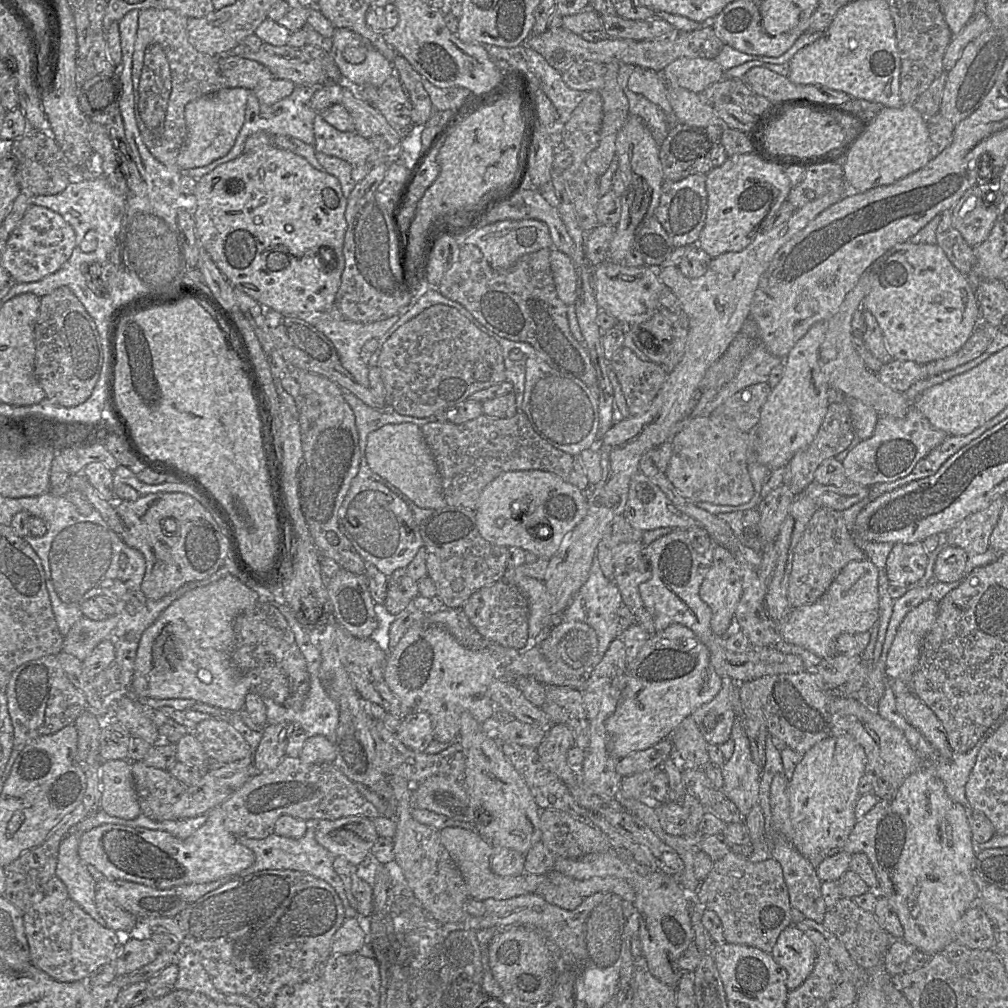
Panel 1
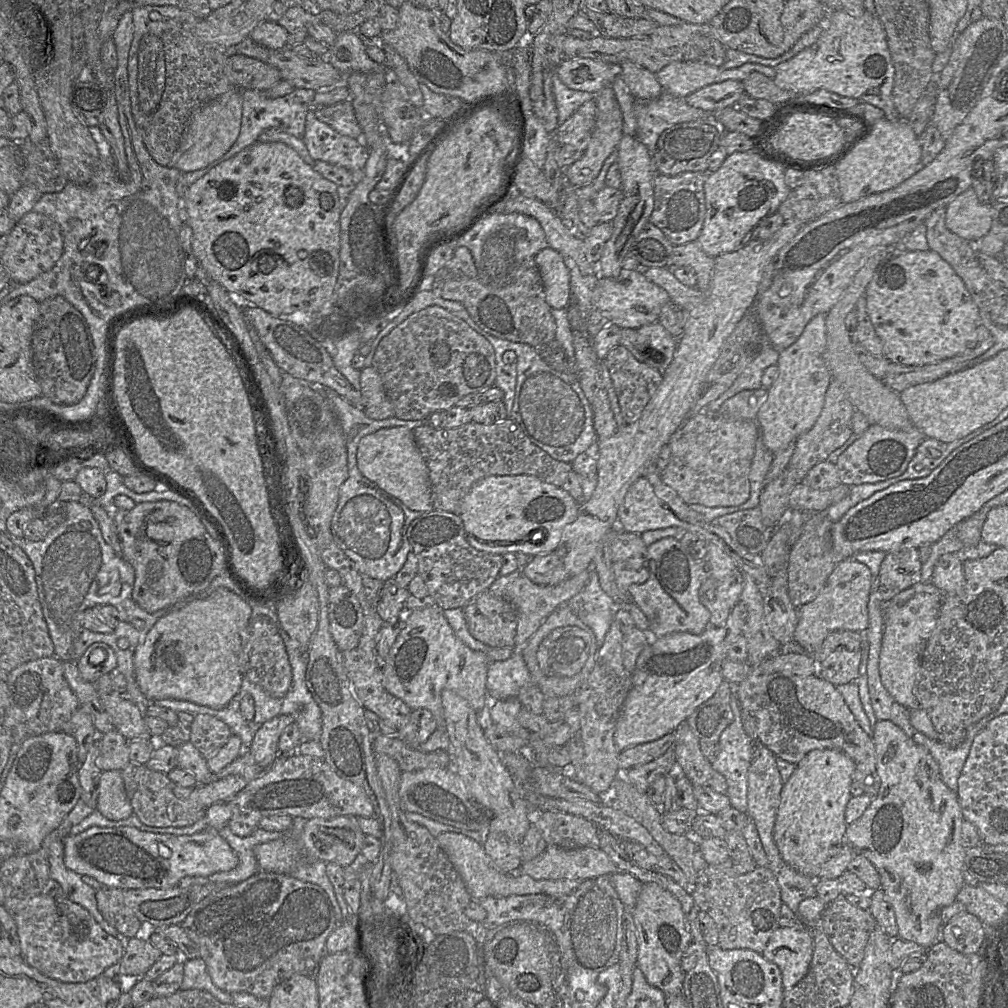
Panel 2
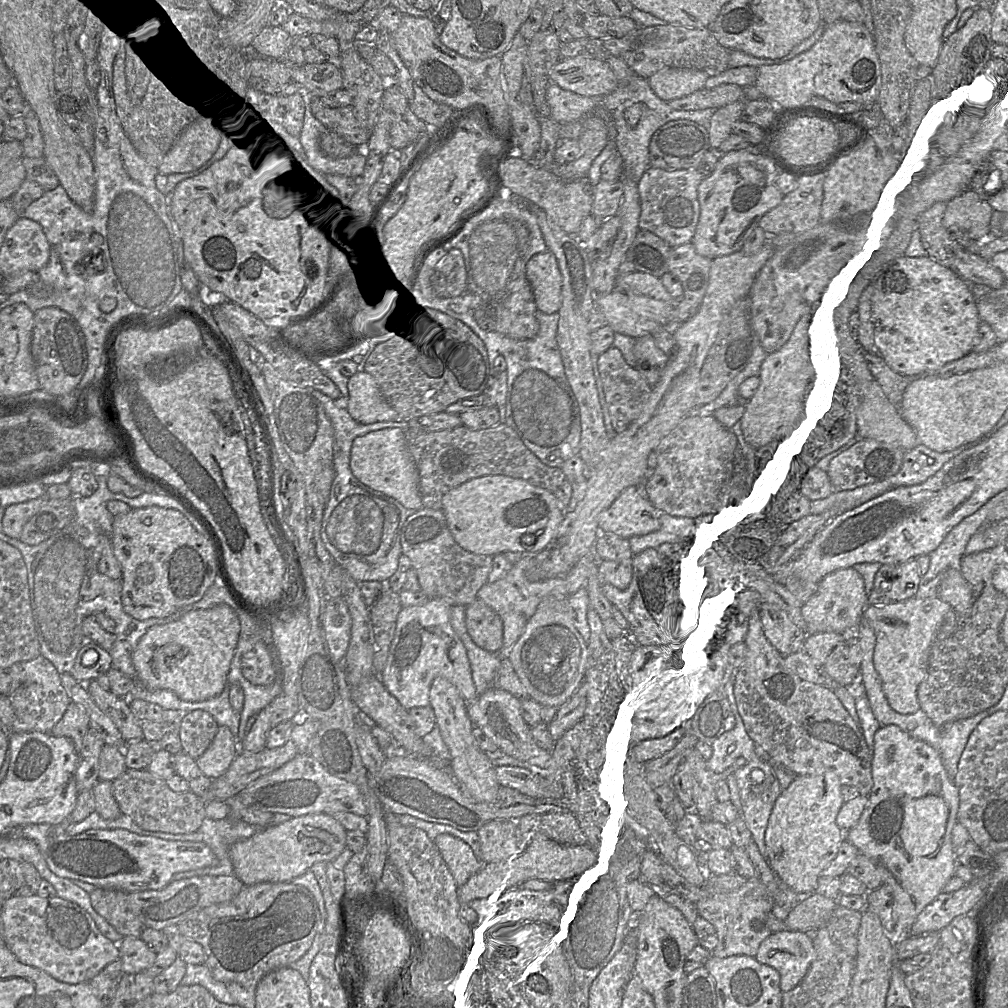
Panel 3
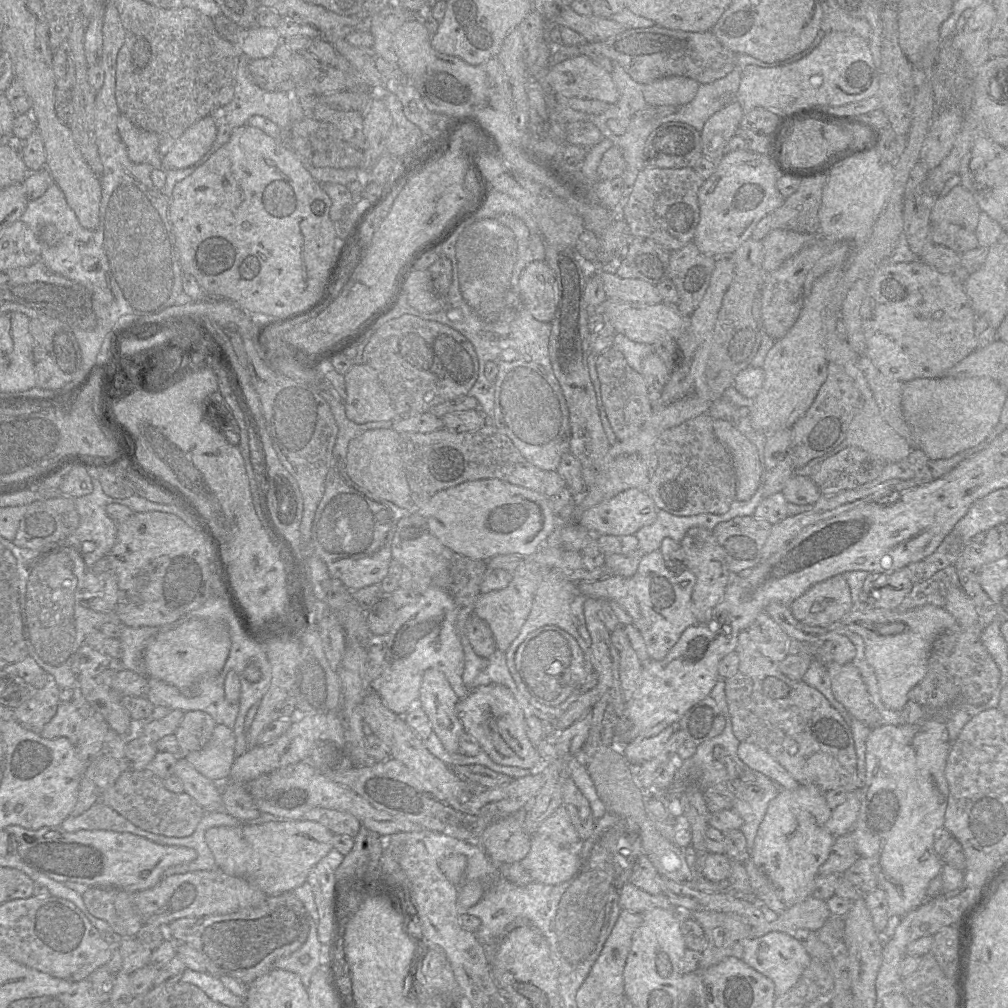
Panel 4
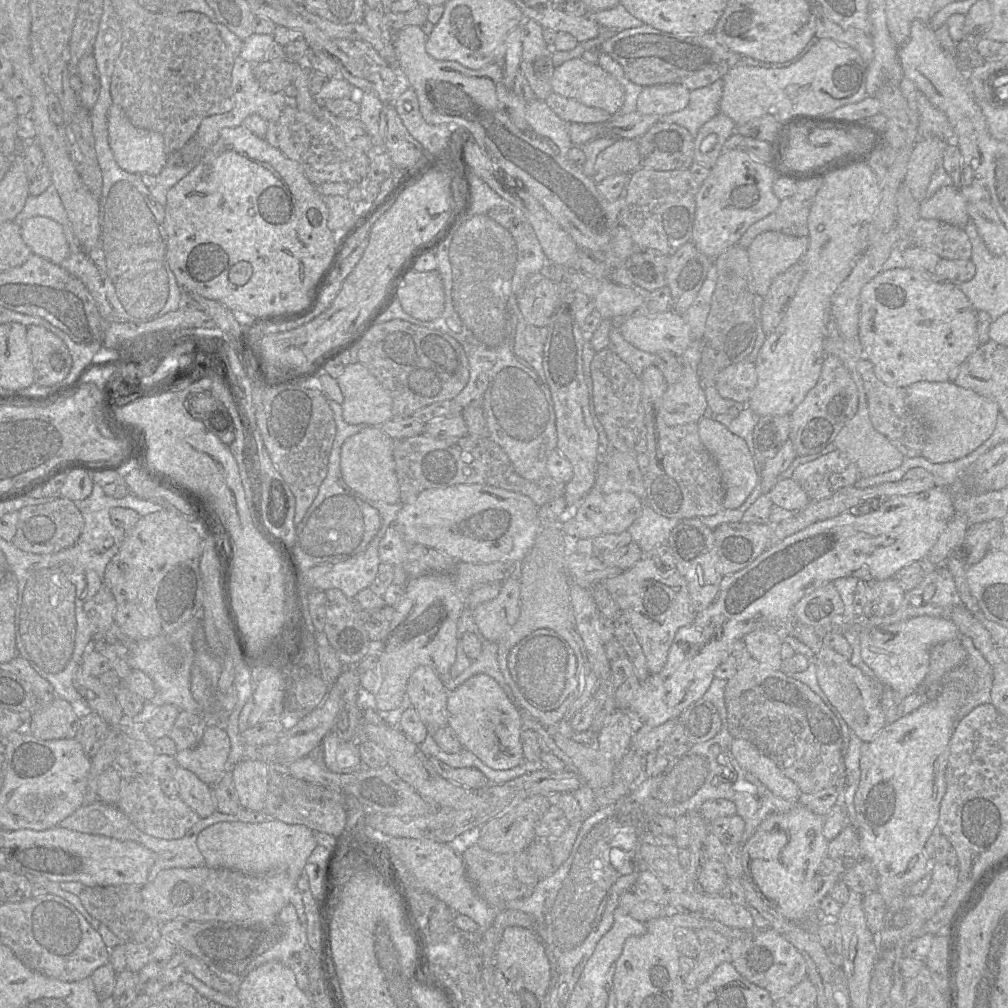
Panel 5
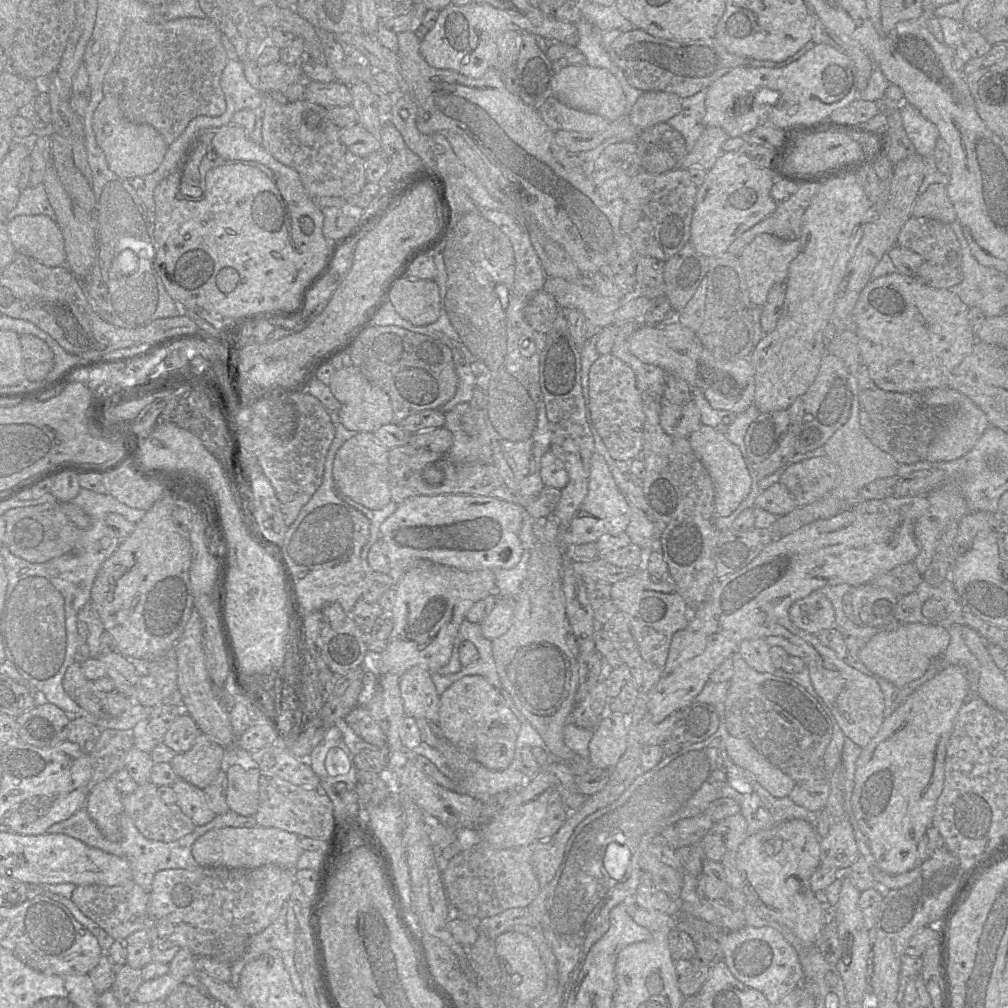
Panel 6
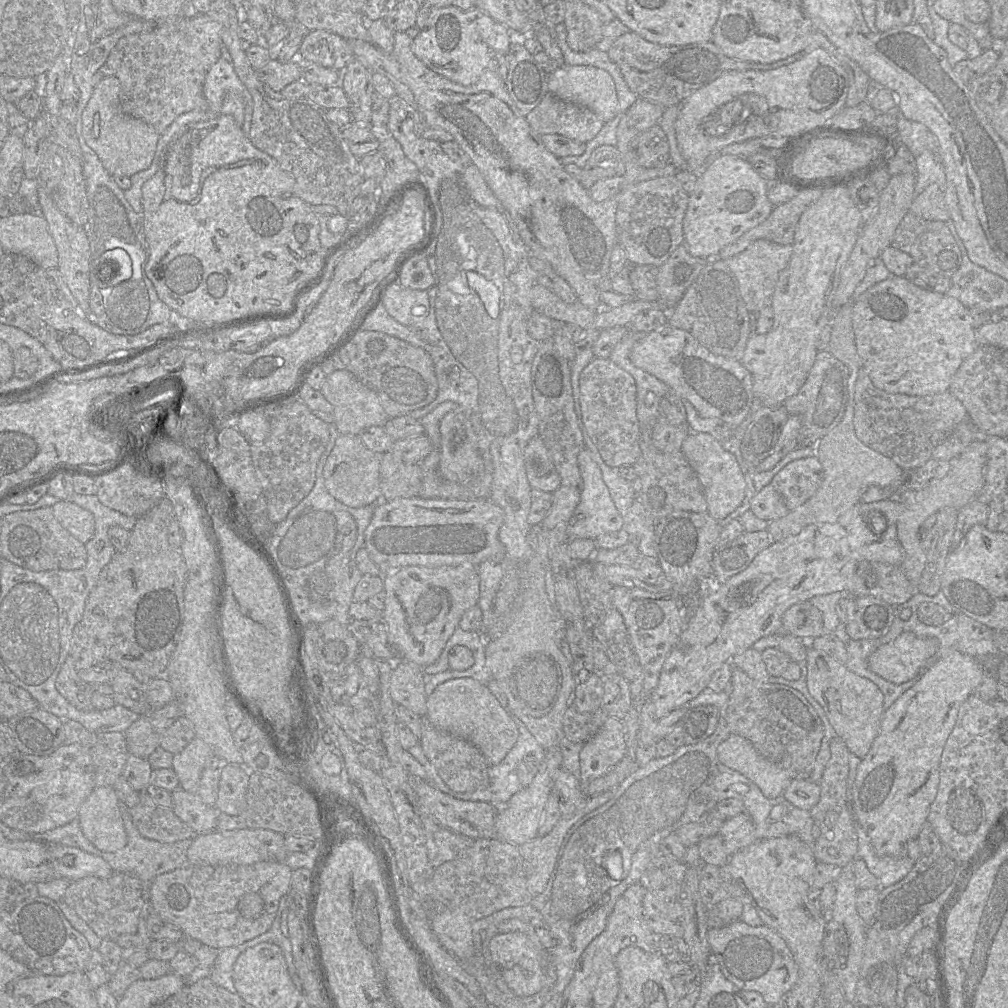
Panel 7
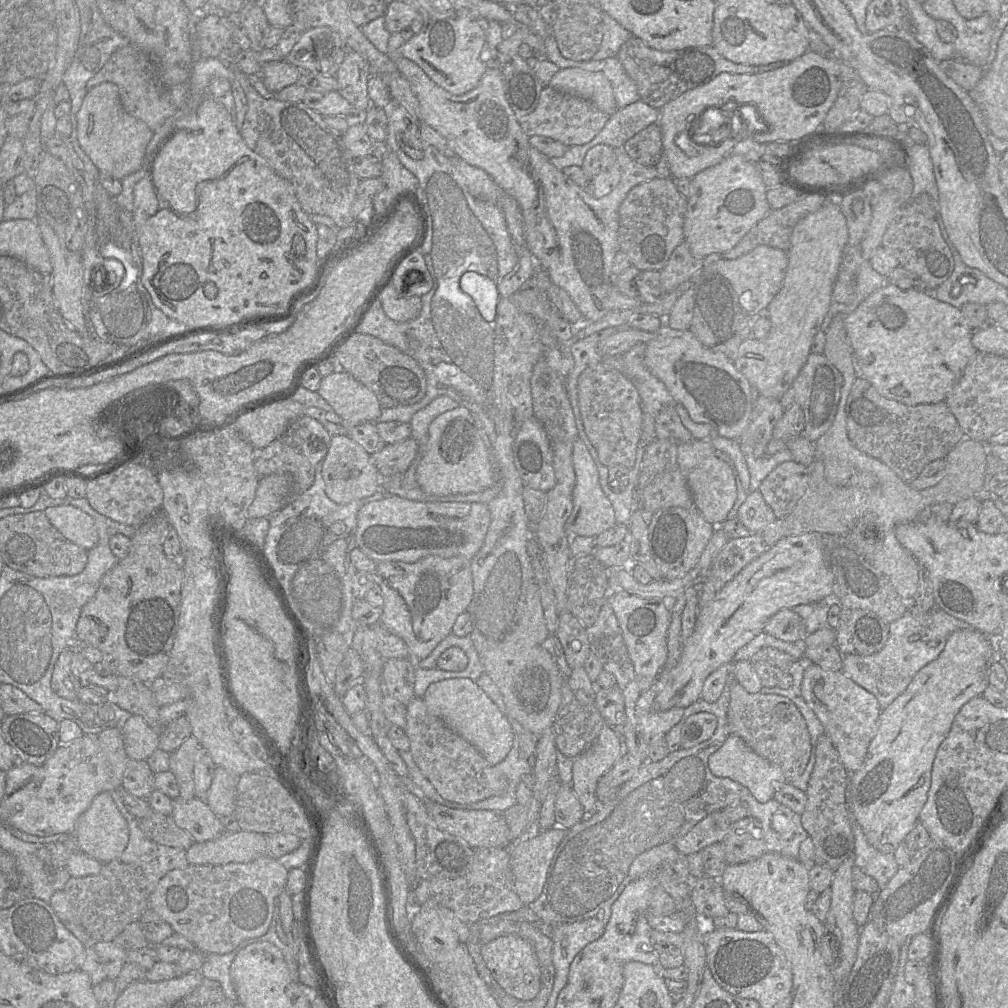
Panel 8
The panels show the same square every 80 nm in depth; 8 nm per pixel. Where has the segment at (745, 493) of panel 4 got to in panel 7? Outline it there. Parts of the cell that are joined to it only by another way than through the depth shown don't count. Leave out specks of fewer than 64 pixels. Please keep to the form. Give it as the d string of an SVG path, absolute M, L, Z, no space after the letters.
M691 432L682 444L681 452L703 487L709 515L717 521L725 519L741 505L746 493L745 476L736 457L709 433Z

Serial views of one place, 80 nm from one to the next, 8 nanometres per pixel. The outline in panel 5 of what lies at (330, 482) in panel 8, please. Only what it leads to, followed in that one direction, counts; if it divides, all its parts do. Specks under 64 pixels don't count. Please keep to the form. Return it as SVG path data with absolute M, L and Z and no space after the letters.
M369 426L349 437L341 449L341 469L346 484L368 500L400 503L400 489L393 458L394 440L380 427Z

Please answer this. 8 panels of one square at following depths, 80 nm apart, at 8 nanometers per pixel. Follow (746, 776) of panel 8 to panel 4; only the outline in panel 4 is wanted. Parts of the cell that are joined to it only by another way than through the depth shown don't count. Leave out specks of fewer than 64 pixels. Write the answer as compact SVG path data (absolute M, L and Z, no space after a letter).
M740 742L737 748L739 758L752 770L771 779L780 789L795 789L797 781L766 751L755 744Z

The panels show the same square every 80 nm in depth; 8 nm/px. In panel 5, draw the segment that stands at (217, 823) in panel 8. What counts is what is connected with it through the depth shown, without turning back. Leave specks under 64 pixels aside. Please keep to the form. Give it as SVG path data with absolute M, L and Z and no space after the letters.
M179 766L173 779L179 784L179 797L200 818L207 818L216 811L212 787L202 782L193 772Z

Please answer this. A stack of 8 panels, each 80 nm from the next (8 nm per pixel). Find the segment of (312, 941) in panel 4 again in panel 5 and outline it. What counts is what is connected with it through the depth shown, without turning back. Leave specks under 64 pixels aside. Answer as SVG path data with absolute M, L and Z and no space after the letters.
M291 903L286 905L277 916L284 924L285 935L272 948L258 956L242 978L244 979L251 971L264 963L279 961L295 973L298 987L307 992L308 961L312 955L312 948L307 940L307 926L302 926L297 911Z

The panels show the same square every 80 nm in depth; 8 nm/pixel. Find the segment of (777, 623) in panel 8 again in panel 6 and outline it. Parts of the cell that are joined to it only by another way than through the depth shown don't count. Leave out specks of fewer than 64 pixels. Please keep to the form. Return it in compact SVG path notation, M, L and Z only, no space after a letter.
M823 590L797 600L789 610L791 622L799 629L817 635L835 628L835 610Z

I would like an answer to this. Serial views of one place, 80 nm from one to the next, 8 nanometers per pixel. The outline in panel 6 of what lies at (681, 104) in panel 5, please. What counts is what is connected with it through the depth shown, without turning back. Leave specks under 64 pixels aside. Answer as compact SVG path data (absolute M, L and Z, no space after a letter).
M661 91L642 92L628 113L630 121L641 131L664 123L682 109L682 98Z

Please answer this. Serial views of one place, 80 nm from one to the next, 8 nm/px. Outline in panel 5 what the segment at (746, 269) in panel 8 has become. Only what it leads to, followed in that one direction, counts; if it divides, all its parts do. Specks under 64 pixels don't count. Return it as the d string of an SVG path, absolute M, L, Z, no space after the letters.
M766 231L746 248L755 293L764 297L772 280L799 262L808 248L807 236L794 237Z

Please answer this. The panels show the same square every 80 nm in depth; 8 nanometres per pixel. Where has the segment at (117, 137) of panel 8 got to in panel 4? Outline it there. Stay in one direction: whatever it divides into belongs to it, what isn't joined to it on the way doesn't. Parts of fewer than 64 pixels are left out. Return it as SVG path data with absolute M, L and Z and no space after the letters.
M122 114L118 117L117 128L133 163L146 163L154 169L161 168L163 156L159 154L159 137L156 133L138 128Z

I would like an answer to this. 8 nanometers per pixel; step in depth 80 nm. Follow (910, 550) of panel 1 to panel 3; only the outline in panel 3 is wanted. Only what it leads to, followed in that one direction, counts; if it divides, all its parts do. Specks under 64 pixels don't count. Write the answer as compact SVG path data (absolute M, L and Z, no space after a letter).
M916 558L900 564L882 564L876 572L874 588L879 589L891 602L914 597L921 583Z

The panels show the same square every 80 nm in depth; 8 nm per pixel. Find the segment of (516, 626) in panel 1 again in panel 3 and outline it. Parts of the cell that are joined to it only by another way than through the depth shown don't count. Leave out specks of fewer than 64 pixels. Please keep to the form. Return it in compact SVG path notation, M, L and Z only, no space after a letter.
M478 597L466 606L466 626L473 641L482 649L493 654L503 649L503 621Z

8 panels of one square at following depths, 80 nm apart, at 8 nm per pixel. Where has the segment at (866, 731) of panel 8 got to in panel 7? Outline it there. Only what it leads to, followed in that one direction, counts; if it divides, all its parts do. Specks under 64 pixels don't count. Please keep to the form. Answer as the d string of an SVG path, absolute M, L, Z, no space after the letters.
M808 643L805 660L810 695L822 706L837 737L843 740L850 753L862 760L880 731L884 713L882 691L869 679L851 672L845 664L837 662L822 650L812 648Z

